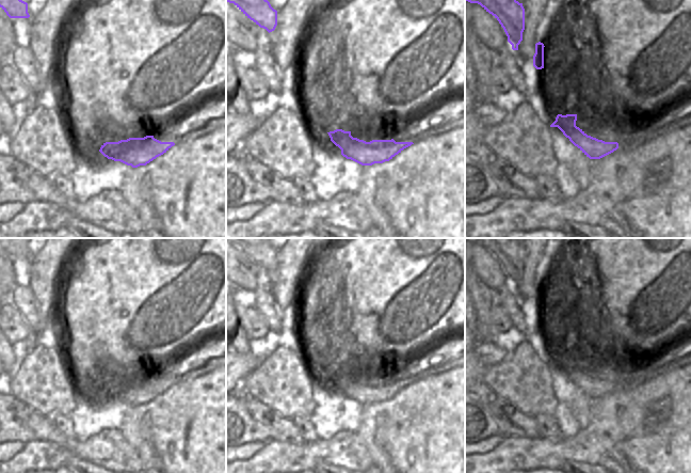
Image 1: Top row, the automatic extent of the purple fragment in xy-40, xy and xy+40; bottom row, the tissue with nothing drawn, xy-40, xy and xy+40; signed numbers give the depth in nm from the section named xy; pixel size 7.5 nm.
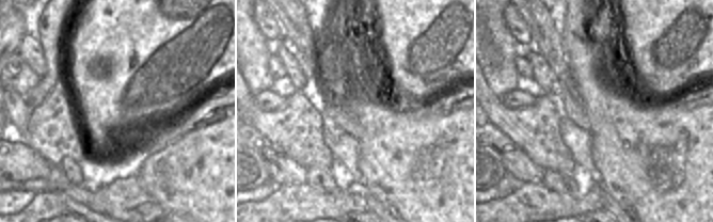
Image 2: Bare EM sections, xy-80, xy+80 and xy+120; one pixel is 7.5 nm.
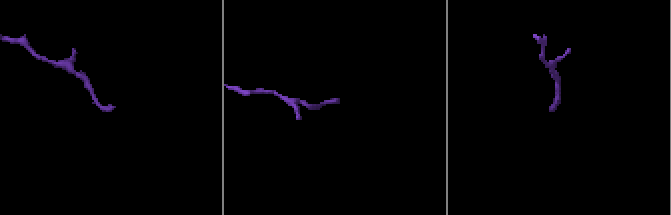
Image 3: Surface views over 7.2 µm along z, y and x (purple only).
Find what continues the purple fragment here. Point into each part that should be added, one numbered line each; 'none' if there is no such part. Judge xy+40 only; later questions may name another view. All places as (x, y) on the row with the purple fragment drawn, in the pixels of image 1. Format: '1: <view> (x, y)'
1: xy+40 (677, 116)

